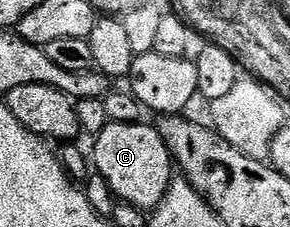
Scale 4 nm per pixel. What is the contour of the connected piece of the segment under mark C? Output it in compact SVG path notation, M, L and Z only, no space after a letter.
M147 122L137 124L113 124L105 126L101 134L94 137L95 160L93 156L93 168L107 179L107 184L119 195L118 199L125 204L132 204L144 210L154 210L159 207L167 193L167 188L172 182L173 161L167 144L161 138L158 127L147 125Z

